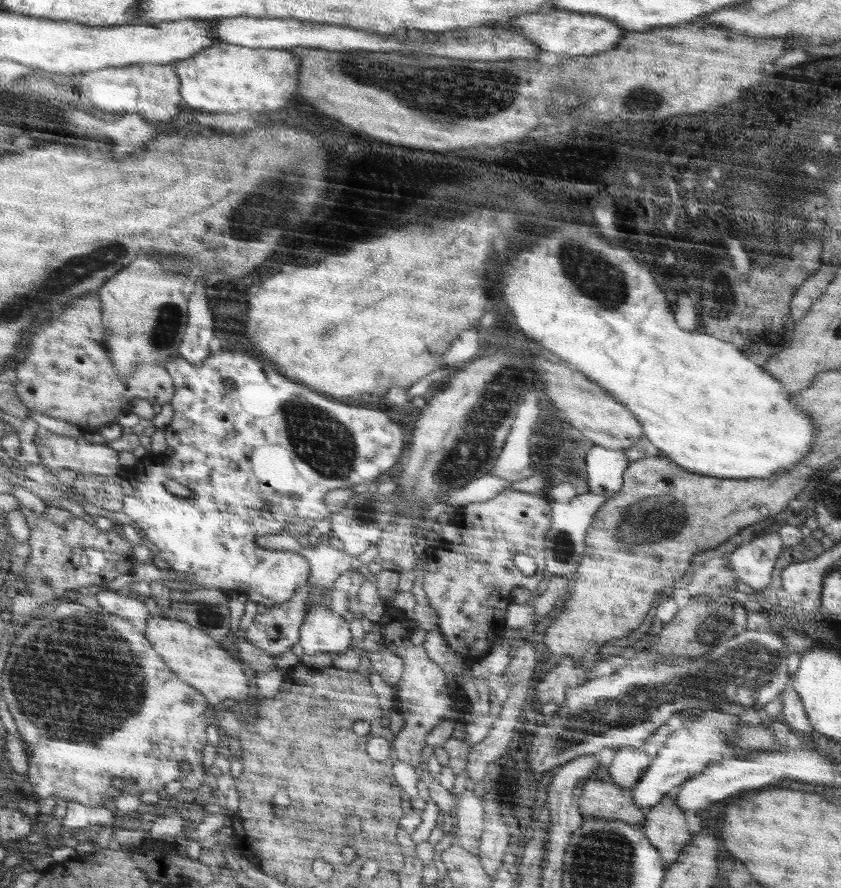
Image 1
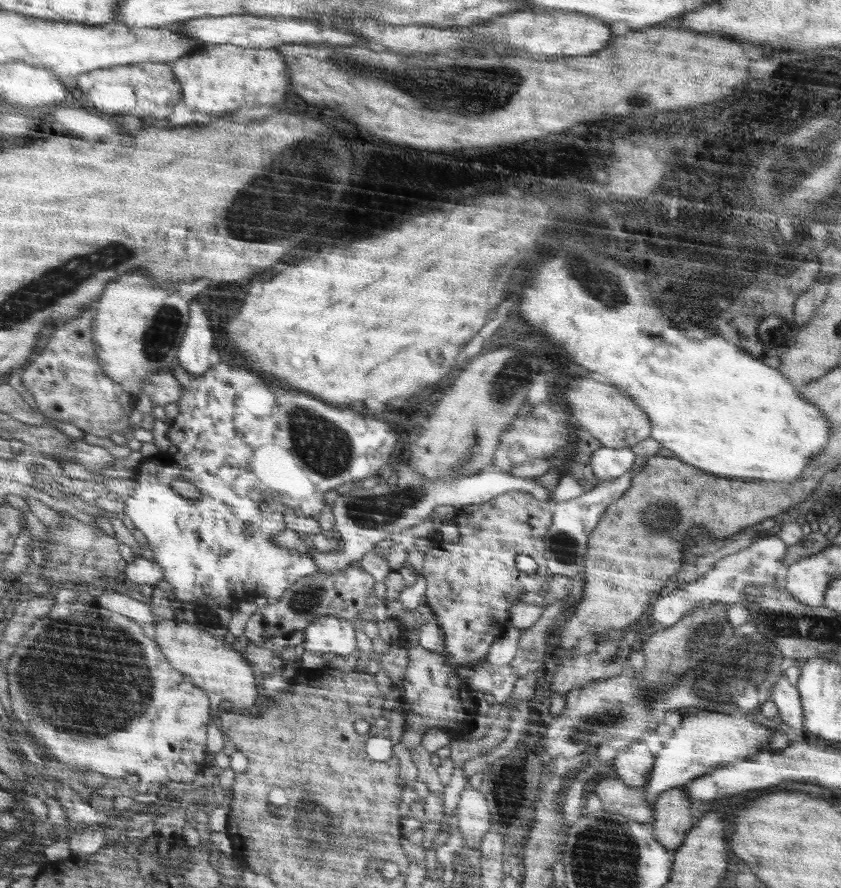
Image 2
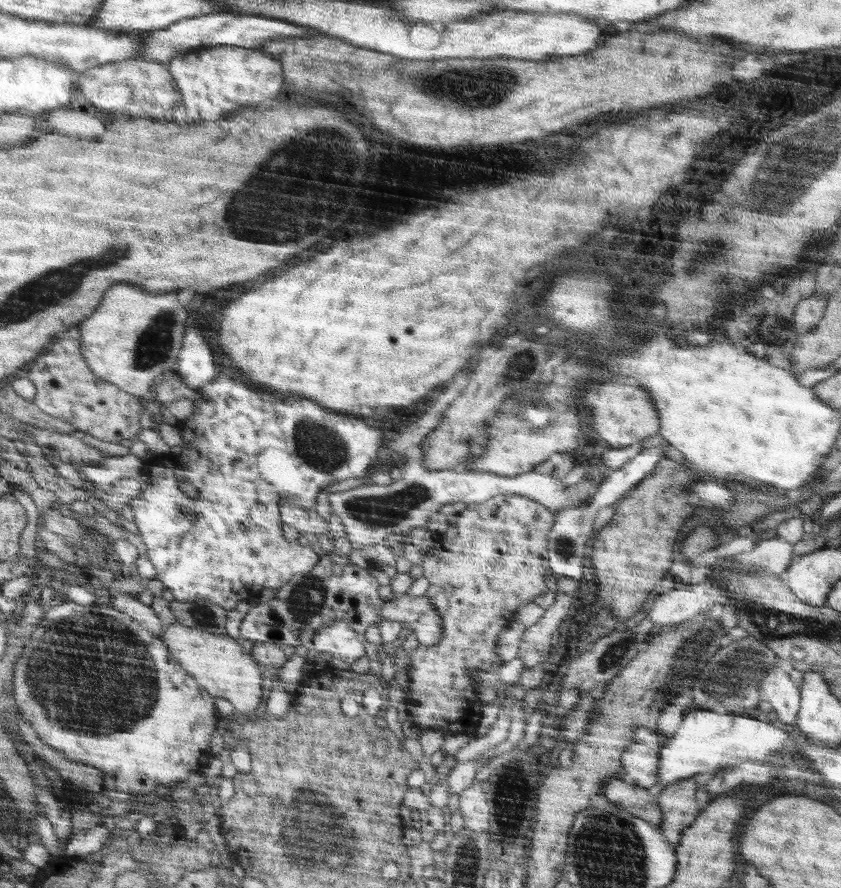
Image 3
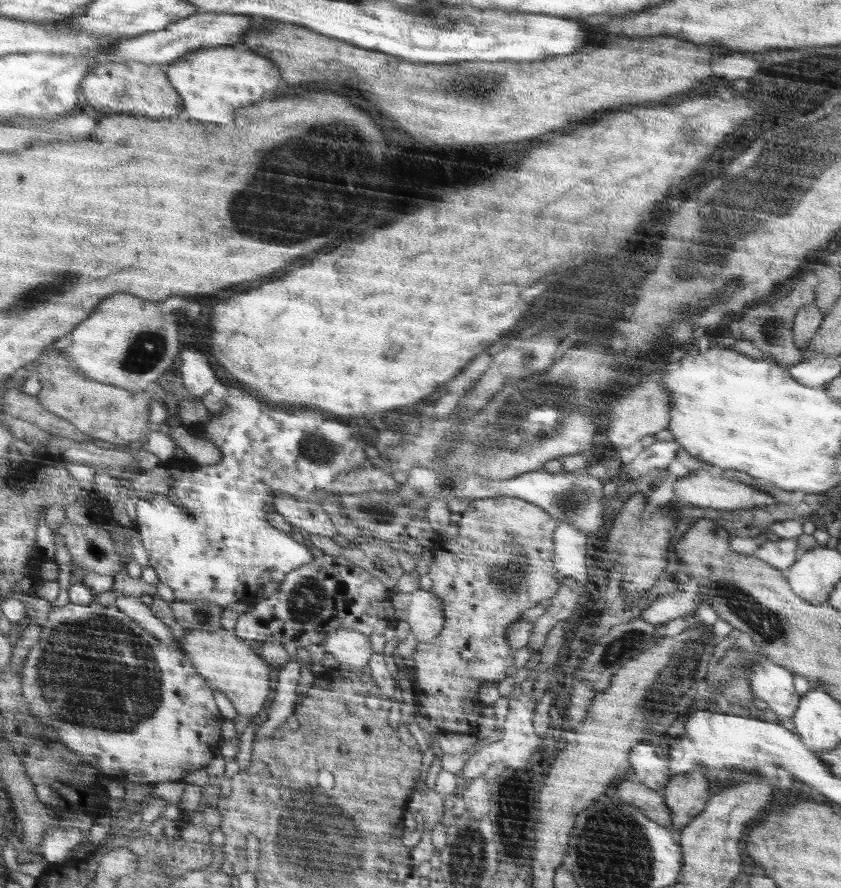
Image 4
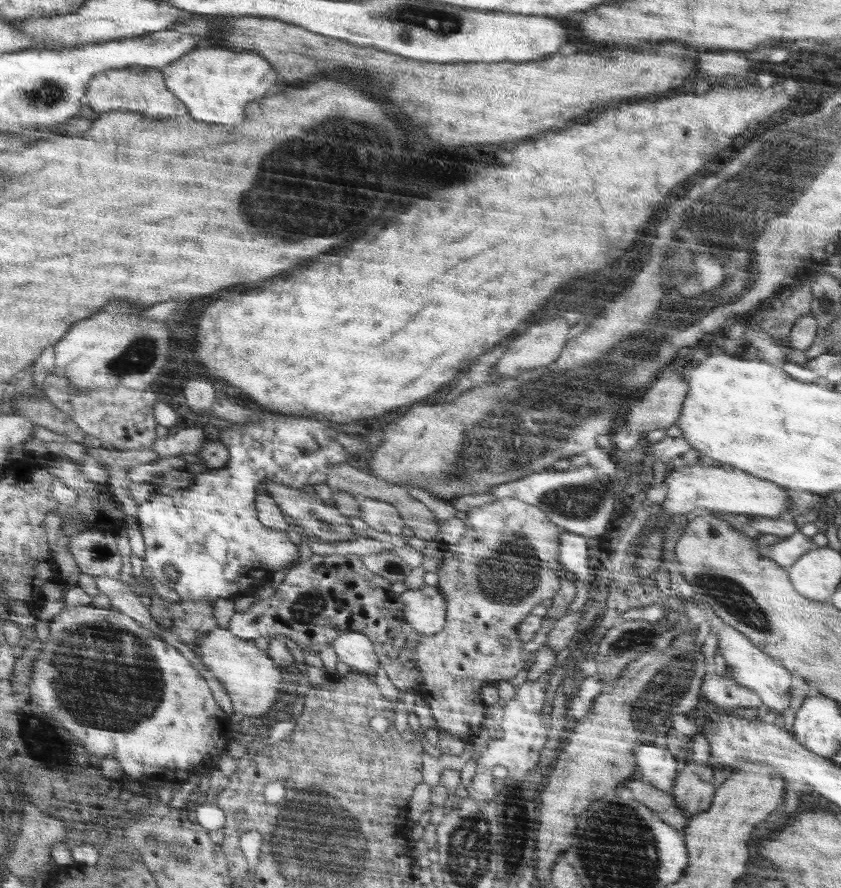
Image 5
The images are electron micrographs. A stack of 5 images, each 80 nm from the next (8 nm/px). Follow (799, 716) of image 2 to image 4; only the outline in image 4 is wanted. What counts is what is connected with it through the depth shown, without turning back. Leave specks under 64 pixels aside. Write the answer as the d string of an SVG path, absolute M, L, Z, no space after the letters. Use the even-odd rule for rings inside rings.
M764 653L758 654L749 665L753 666L749 670L753 694L764 700L778 719L792 718L801 698L792 683L792 672L772 662Z

